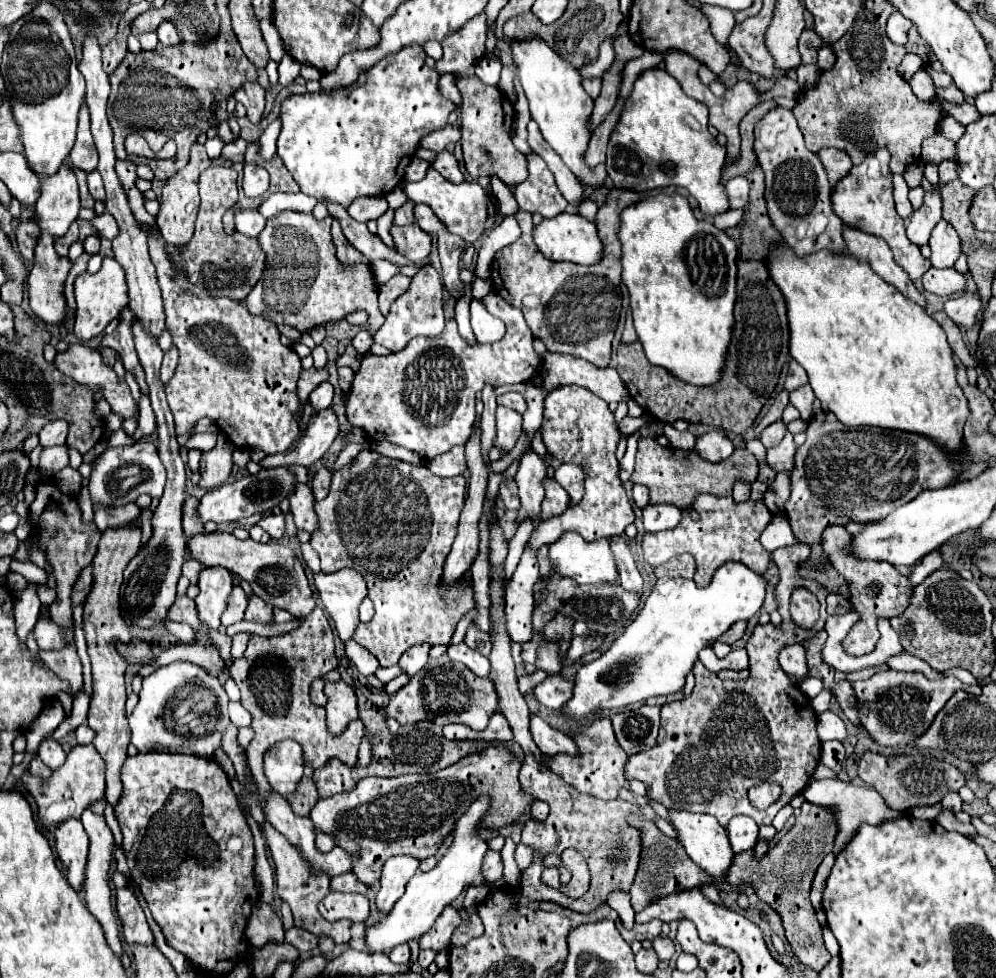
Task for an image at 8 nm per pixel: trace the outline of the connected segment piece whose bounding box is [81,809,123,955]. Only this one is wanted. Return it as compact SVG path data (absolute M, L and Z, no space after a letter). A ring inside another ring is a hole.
M83 811L81 815L81 823L89 835L89 863L87 863L87 871L85 871L85 901L87 901L87 909L95 915L95 919L101 923L103 927L103 933L105 933L105 939L109 943L109 947L121 955L123 953L123 947L121 947L121 939L119 939L119 923L117 923L117 917L113 913L113 907L111 907L111 887L109 887L109 871L111 871L111 859L113 859L113 835L111 835L111 829L107 827L103 815L97 815L93 811Z

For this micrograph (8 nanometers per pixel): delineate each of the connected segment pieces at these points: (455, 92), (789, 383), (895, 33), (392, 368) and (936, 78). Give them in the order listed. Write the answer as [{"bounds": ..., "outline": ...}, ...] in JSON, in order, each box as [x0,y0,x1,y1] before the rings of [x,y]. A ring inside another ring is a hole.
[{"bounds":[439,73,461,107],"outline":[[[449,73],[441,75],[441,79],[439,79],[439,91],[441,91],[441,95],[445,99],[455,103],[457,107],[461,105],[461,93],[459,93],[459,89],[455,85],[455,75],[449,75]]]},{"bounds":[785,361,807,391],"outline":[[[795,361],[789,363],[789,375],[787,375],[787,381],[785,381],[785,389],[787,391],[795,391],[797,387],[803,387],[807,385],[807,373],[801,369],[801,365],[797,365]]]},{"bounds":[887,11,911,45],"outline":[[[895,11],[887,21],[887,37],[897,45],[905,45],[909,27],[911,27],[911,21],[905,19],[899,11]]]},{"bounds":[347,293,543,459],"outline":[[[491,293],[491,307],[495,307],[493,317],[503,319],[507,331],[497,343],[475,343],[465,341],[457,331],[457,321],[449,319],[443,333],[439,337],[415,337],[407,343],[403,351],[387,356],[365,355],[360,369],[355,373],[349,401],[347,401],[347,419],[351,425],[361,427],[373,441],[391,441],[409,451],[419,453],[423,459],[433,459],[445,451],[449,451],[457,443],[465,443],[471,435],[471,427],[475,423],[475,399],[477,393],[485,387],[499,385],[515,385],[527,383],[533,379],[541,367],[543,359],[533,349],[533,333],[527,327],[523,313],[511,307],[501,295]]]},{"bounds":[927,67,953,89],"outline":[[[927,67],[927,71],[929,71],[929,75],[931,75],[931,79],[933,79],[935,87],[947,89],[949,85],[953,85],[953,79],[951,79],[951,77],[949,77],[945,71],[933,71],[931,67]]]}]

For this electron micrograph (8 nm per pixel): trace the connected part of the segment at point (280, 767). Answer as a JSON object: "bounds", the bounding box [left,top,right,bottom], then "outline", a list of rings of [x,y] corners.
{"bounds":[265,741,303,795],"outline":[[[279,741],[265,753],[265,777],[279,795],[293,795],[303,777],[303,763],[303,751],[297,741]]]}

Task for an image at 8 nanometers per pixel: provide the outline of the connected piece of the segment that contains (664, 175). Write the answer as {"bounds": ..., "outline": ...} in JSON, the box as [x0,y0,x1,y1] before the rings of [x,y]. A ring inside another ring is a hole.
{"bounds":[605,67,729,215],"outline":[[[653,67],[637,75],[633,91],[625,99],[619,121],[609,137],[605,165],[617,189],[649,191],[669,185],[685,187],[705,215],[729,209],[723,185],[719,183],[725,165],[725,147],[707,131],[707,107],[685,95],[681,85],[663,67]],[[687,115],[697,121],[697,129],[691,129],[683,121]]]}

